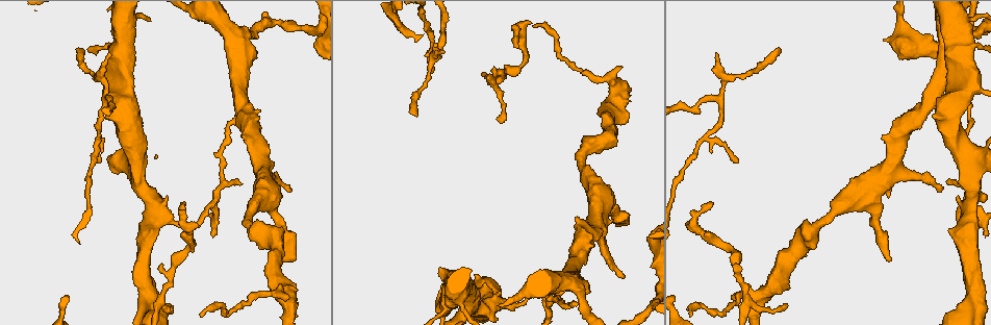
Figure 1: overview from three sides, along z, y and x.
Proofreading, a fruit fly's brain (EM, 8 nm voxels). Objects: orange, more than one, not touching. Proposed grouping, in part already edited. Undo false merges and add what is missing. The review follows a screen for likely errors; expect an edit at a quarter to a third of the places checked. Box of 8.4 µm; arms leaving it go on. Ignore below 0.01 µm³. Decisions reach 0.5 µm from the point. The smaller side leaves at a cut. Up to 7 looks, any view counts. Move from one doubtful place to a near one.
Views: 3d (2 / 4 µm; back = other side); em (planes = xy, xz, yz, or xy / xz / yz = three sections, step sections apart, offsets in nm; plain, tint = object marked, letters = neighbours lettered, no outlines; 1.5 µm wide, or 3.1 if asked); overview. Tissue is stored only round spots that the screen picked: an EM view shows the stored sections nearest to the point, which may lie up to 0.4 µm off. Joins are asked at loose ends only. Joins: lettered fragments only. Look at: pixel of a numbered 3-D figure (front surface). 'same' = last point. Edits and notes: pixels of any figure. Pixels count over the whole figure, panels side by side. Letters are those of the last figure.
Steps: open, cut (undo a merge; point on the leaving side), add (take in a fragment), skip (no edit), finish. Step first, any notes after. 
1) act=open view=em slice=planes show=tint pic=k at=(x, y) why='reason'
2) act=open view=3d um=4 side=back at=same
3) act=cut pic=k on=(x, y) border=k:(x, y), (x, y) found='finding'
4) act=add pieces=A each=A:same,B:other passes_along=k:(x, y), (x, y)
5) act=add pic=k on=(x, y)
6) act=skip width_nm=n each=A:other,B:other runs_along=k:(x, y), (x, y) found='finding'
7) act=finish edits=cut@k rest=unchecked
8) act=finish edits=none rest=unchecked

act=open view=3d um=4 pic=1 at=(516, 44) why='free end'

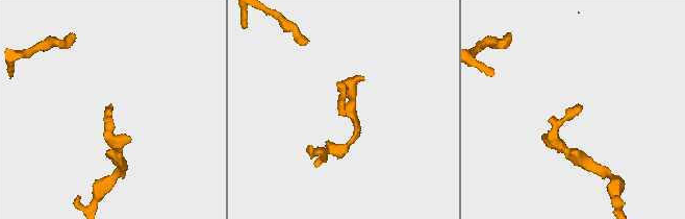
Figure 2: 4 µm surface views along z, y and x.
act=open view=em slice=planes show=letters pic=2 at=(345, 116) why='shape alone is not enough'

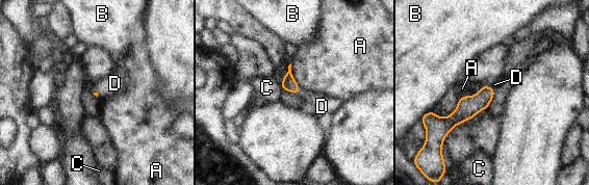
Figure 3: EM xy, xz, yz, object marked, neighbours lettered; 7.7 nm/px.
act=add pic=3 on=(494, 84) each=A:other,B:other,C:other,D:same passes_along=3:(467, 107), (490, 87), (494, 84) found='it goes on there'

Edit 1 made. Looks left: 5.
act=open view=overview why='see it whole again'

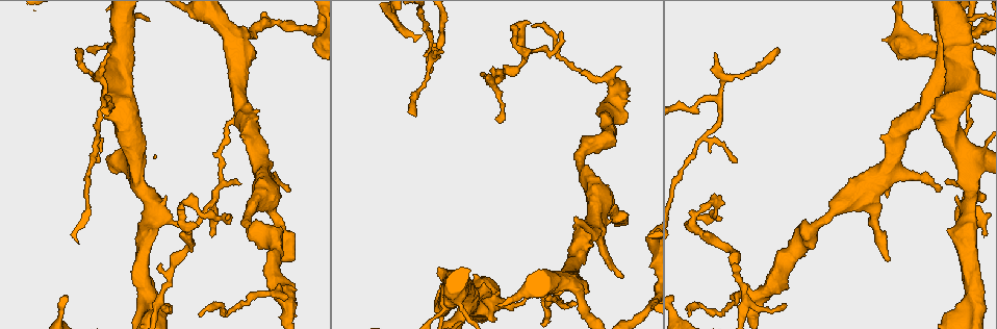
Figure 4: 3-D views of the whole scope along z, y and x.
act=open view=3d um=2 pic=4 at=(738, 293) why='thick turns thin'

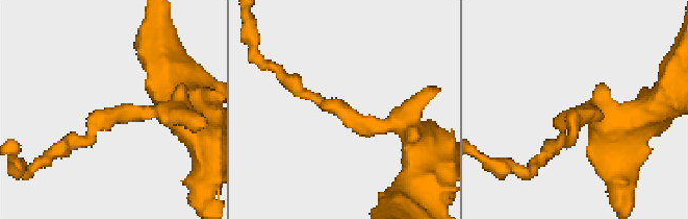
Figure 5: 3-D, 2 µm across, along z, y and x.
act=open view=em slice=planes show=letters pic=5 at=(345, 111) why='need the tissue'

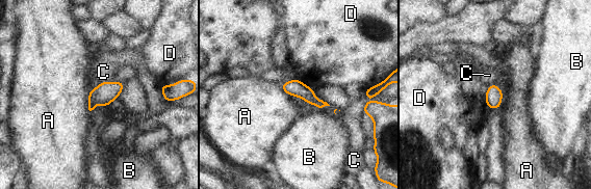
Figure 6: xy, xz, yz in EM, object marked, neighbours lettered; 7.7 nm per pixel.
act=skip each=A:other,B:other,C:other,D:other border=6:(294, 78), (314, 90) found='one neuron here'

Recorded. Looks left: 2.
act=open view=em slice=planes show=tint pic=4 at=(689, 314) why='end of a long branch'

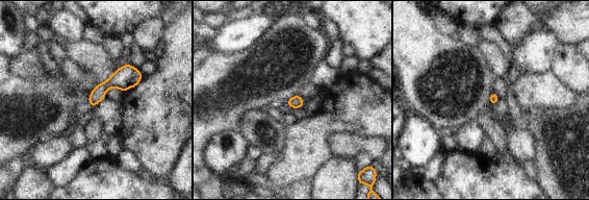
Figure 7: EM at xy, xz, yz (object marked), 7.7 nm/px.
act=open view=em slice=planes show=letters at=same why='see the neighbours'

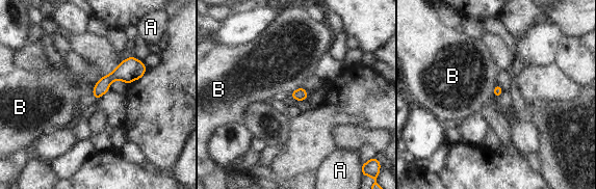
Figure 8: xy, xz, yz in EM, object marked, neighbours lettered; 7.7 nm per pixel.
act=skip longest_contact=B:130nm each=A:other,B:other border=8:(496, 83), (494, 87), (495, 99) found='no lettered fragment goes on from it'

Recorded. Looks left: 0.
act=finish edits=add@3 rest=unchecked

